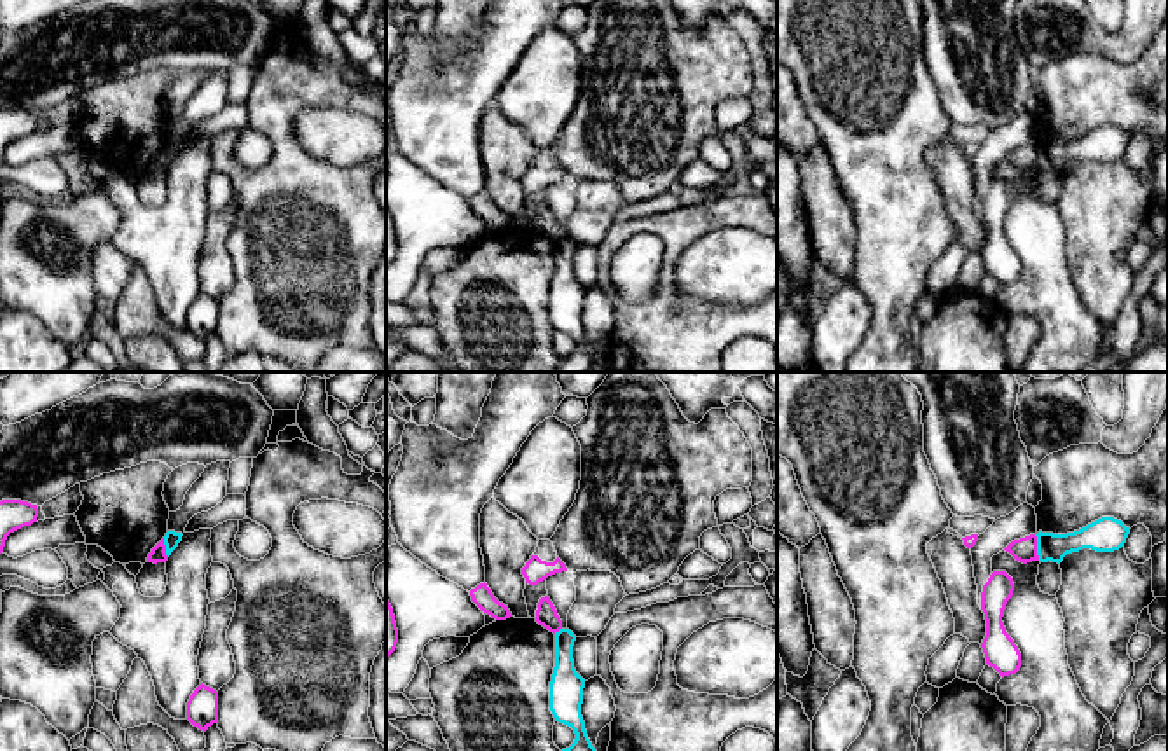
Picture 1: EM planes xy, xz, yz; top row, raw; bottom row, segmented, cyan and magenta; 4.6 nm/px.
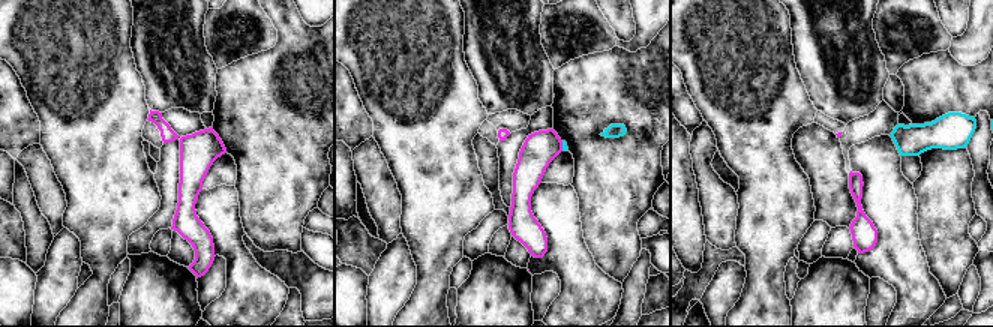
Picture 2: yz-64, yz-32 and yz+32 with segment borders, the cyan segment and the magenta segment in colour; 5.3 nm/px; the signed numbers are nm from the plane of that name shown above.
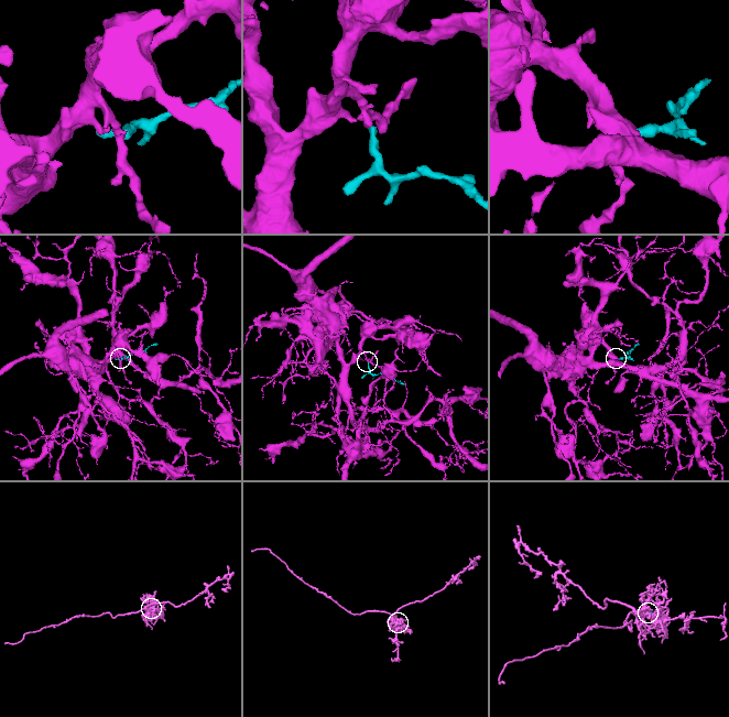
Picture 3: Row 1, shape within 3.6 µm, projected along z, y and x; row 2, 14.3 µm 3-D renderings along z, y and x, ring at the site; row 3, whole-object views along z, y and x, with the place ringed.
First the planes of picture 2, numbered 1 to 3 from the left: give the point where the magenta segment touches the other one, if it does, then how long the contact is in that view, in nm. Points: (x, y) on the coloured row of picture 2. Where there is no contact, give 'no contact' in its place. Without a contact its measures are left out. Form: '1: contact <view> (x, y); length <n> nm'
1: no contact
2: contact yz-32 (563, 146); length 50 nm
3: no contact

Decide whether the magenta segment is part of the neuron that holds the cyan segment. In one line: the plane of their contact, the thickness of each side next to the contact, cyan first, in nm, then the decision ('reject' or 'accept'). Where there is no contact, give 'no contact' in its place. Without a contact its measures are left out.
yz | 130/110 nm | reject

